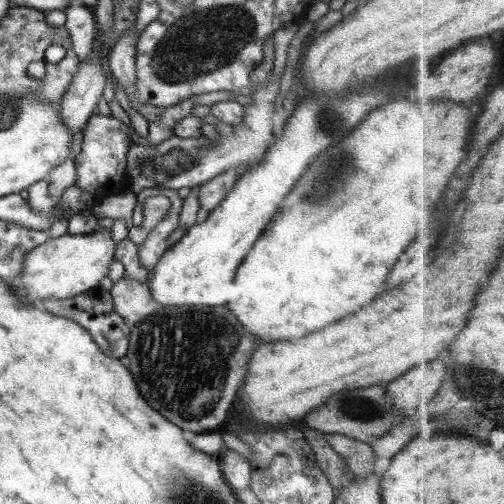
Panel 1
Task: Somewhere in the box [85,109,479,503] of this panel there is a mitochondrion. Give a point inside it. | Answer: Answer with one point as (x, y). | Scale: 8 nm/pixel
(168, 379)

